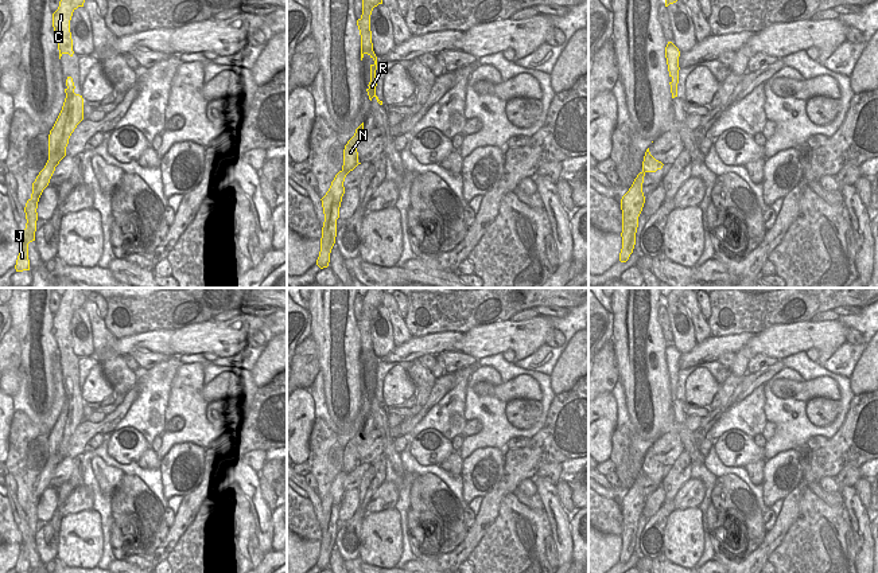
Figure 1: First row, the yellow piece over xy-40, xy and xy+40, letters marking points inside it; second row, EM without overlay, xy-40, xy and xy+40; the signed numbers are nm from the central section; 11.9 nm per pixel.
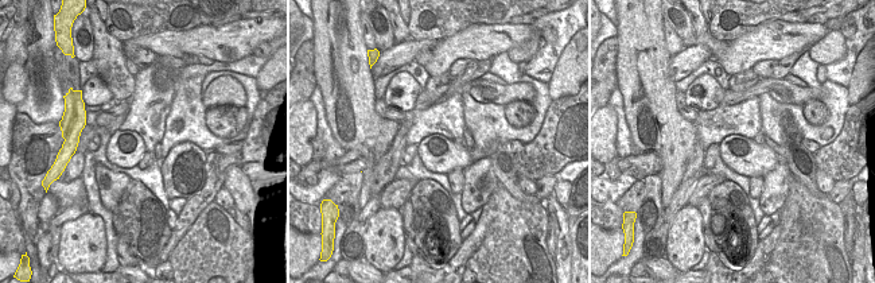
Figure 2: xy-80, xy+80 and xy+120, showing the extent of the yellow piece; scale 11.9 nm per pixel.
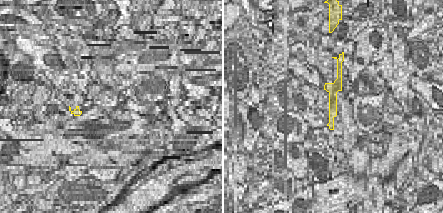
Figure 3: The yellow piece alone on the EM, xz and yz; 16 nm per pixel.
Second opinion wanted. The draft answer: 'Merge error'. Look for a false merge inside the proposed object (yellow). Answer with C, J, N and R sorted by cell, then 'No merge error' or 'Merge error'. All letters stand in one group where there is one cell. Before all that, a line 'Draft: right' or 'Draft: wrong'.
Draft: wrong
Groups: C J N R. No merge error

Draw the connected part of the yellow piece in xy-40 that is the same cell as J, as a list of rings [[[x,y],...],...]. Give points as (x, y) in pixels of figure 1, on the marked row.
[[[67,77],[66,86],[62,110],[48,135],[48,160],[32,183],[32,194],[24,207],[27,223],[26,229],[22,230],[23,241],[20,242],[15,265],[16,272],[30,270],[28,243],[35,241],[39,198],[48,186],[55,167],[66,156],[66,147],[71,133],[83,120],[83,98],[74,93],[75,86],[71,77]]]

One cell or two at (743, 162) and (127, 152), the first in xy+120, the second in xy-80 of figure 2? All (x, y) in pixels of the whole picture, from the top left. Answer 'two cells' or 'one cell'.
one cell

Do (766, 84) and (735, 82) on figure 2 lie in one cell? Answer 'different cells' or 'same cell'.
different cells

